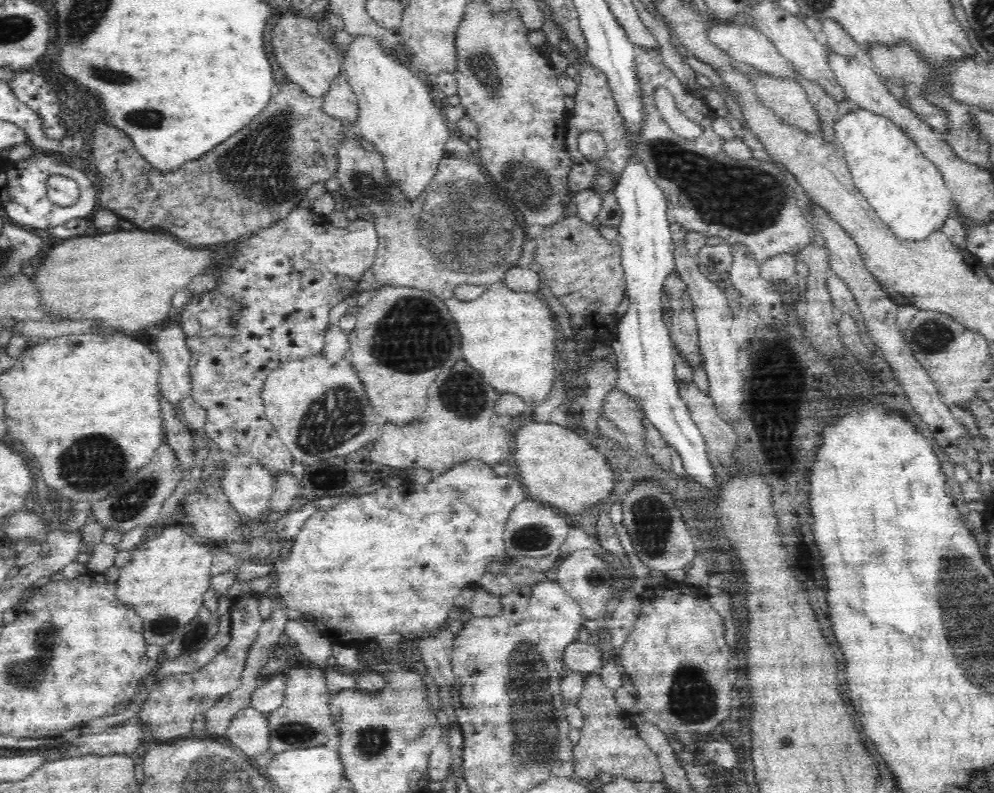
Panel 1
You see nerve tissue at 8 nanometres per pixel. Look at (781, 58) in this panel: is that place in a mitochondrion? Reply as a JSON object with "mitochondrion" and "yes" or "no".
{"mitochondrion":"no"}

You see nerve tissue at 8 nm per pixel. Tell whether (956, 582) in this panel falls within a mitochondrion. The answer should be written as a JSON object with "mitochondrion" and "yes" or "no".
{"mitochondrion":"yes"}

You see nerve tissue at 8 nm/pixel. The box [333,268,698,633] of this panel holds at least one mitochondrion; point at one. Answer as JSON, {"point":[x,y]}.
{"point":[413,337]}

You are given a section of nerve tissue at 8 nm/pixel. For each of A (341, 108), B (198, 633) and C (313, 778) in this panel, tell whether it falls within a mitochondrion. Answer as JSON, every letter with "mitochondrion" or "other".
{"A":"other","B":"mitochondrion","C":"other"}

